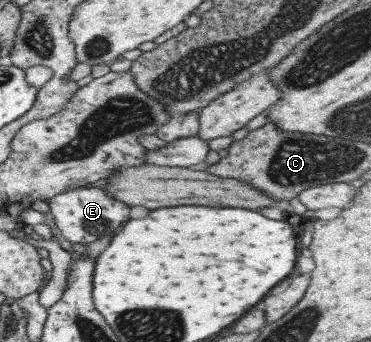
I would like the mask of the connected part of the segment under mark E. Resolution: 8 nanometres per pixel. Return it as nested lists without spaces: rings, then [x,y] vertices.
[[[81,186],[67,189],[63,193],[55,194],[46,202],[49,212],[53,216],[54,224],[59,229],[59,236],[71,244],[87,245],[107,233],[117,233],[129,215],[127,207],[123,203],[111,199],[103,189],[97,187]]]

